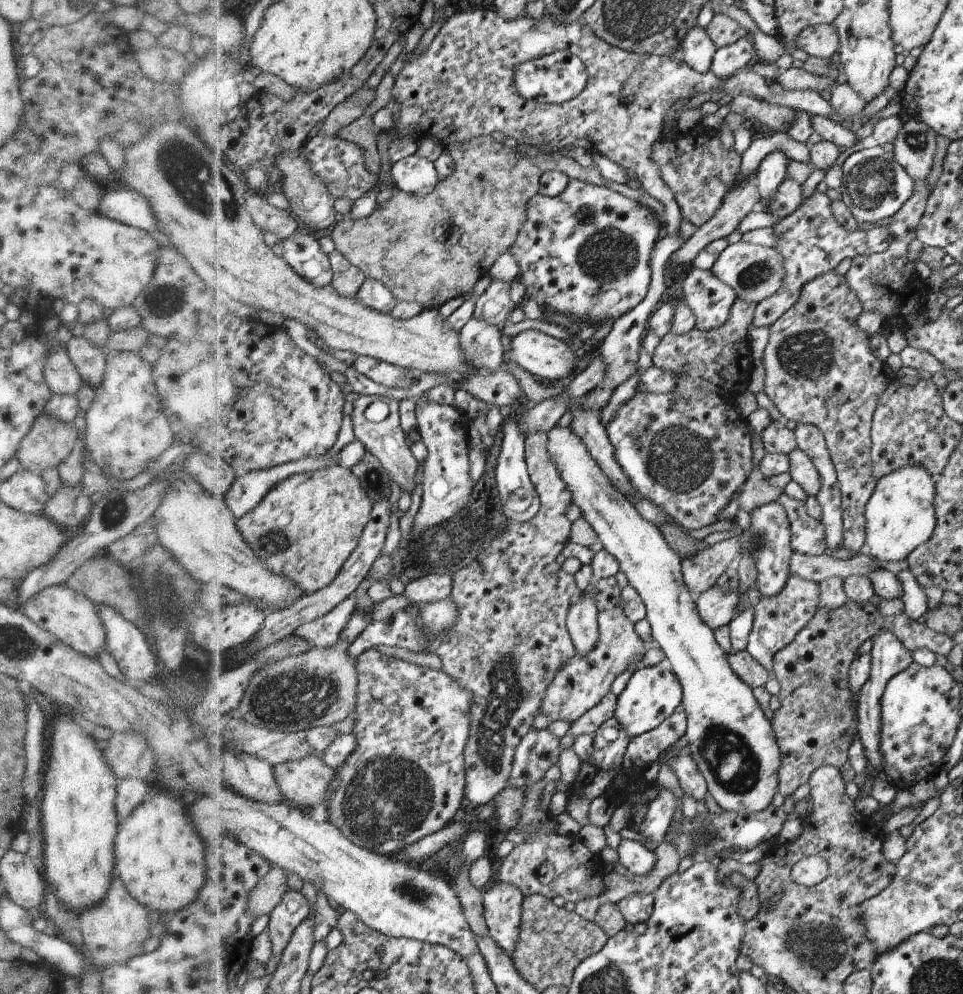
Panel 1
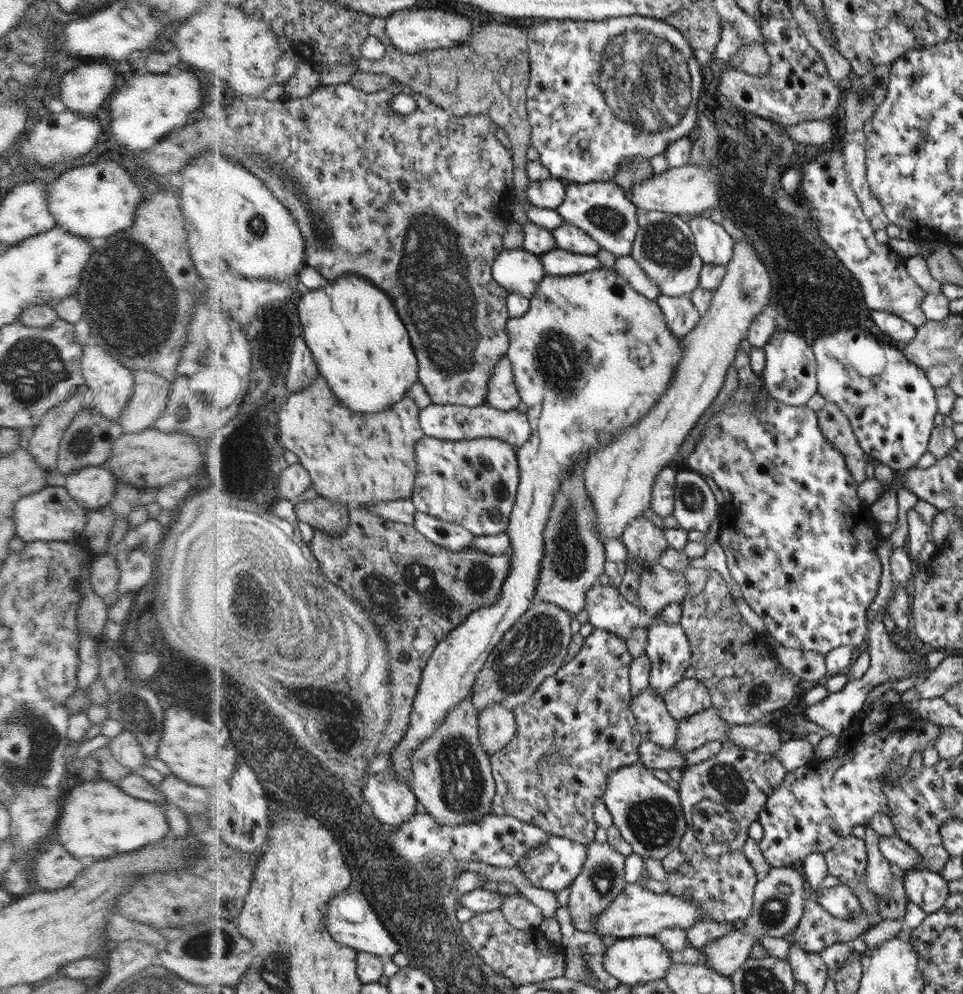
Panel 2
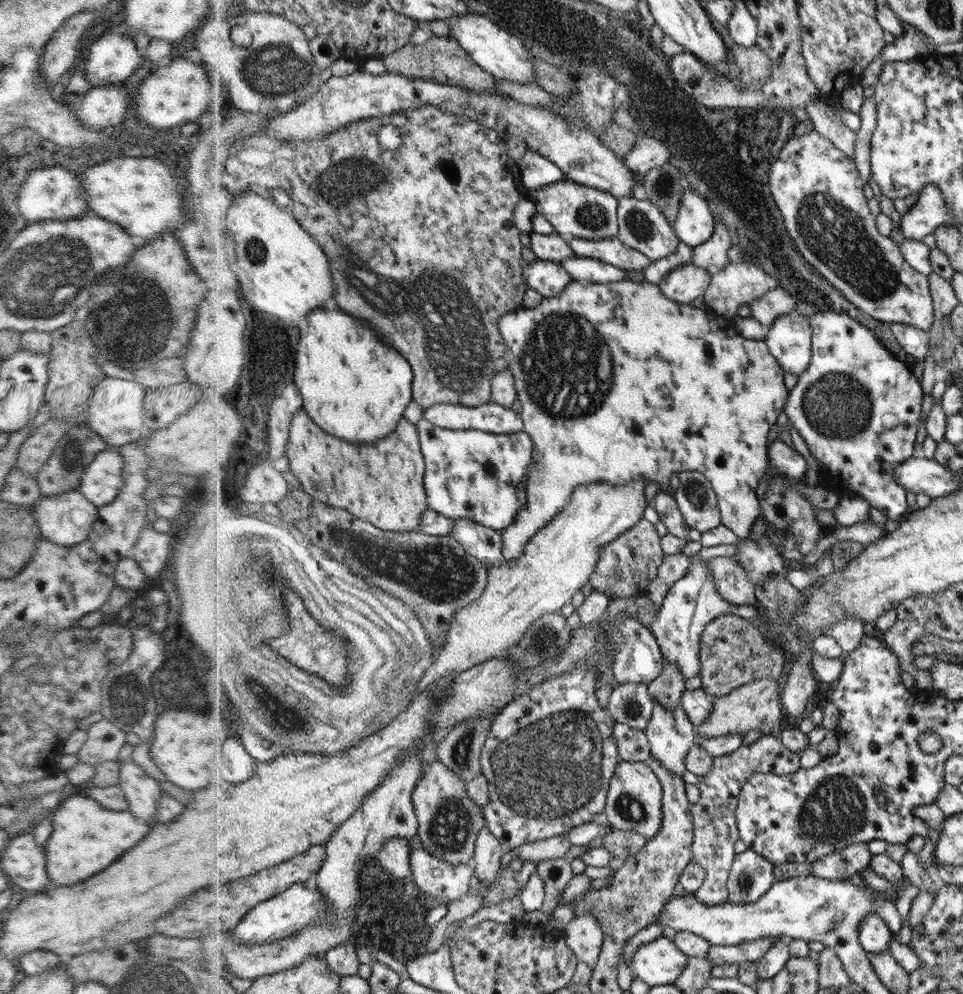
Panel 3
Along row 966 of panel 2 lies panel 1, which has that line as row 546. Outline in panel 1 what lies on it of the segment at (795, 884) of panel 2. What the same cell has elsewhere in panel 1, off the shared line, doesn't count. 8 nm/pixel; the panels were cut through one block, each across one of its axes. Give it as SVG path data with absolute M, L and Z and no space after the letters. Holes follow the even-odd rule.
M740 536L708 546L682 560L683 580L694 599L713 588L718 578L742 557Z

